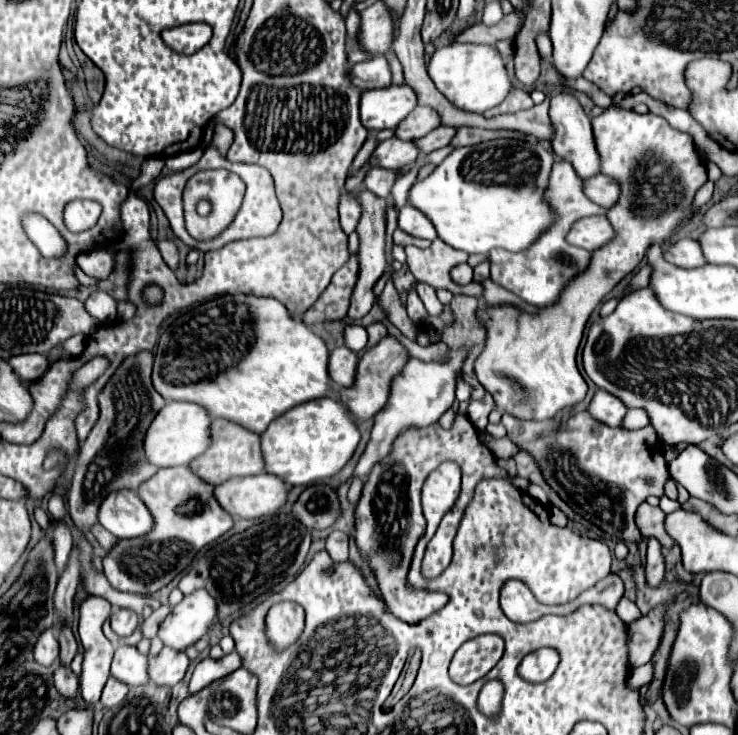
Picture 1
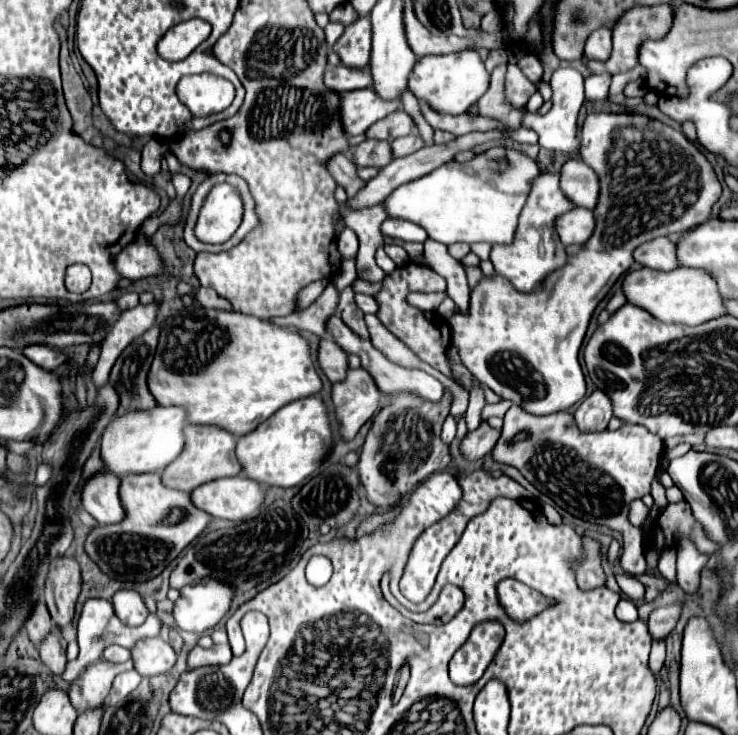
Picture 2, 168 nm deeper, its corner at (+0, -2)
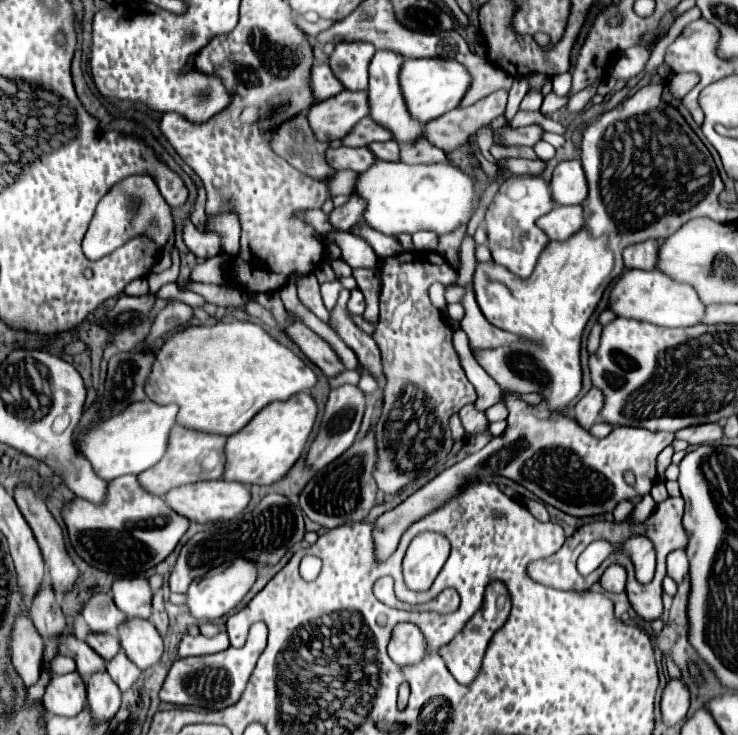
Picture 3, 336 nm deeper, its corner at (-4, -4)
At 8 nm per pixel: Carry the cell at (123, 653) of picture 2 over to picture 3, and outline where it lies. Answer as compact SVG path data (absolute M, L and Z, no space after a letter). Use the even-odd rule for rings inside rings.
M117 634L113 636L87 636L87 644L105 660L111 660L113 656L117 656L121 652L121 644Z

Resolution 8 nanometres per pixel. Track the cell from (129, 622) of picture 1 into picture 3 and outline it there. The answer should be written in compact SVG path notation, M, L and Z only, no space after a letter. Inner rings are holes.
M121 578L113 582L113 600L129 618L151 616L151 588L145 578Z

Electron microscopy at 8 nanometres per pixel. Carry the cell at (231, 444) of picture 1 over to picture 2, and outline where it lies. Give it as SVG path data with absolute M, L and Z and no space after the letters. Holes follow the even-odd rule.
M187 424L185 426L185 450L181 452L177 460L173 460L161 472L163 486L169 486L173 490L191 492L205 482L225 478L225 476L237 476L241 472L241 464L235 456L235 444L237 444L237 436L233 436L231 432L223 428Z

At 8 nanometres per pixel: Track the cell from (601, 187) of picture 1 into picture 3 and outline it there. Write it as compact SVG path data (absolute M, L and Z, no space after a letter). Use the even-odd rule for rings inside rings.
M575 158L559 162L551 178L551 188L557 204L583 204L589 194L589 186L581 160Z

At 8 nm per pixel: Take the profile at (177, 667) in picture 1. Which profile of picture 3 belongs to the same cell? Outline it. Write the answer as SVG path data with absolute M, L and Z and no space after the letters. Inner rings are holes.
M129 620L119 632L121 648L141 670L155 666L163 656L163 638L149 620Z

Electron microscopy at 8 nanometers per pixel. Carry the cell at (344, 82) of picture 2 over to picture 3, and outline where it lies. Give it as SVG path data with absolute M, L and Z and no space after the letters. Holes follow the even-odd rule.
M317 62L313 66L313 92L317 96L317 100L327 100L331 96L337 96L339 92L343 92L343 84L337 80L337 76L331 72L329 64L321 64Z

